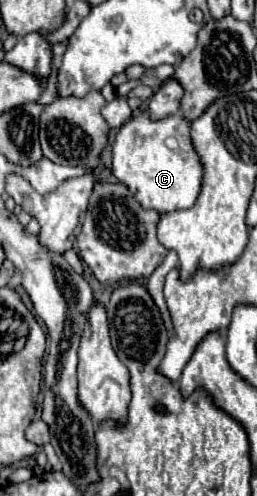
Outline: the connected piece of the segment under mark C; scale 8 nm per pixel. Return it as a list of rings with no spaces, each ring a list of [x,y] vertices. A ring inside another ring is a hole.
[[[147,110],[131,116],[131,120],[121,126],[113,144],[113,176],[129,188],[143,210],[167,214],[191,208],[201,190],[203,164],[193,148],[187,120],[183,120],[181,114],[151,120]]]

